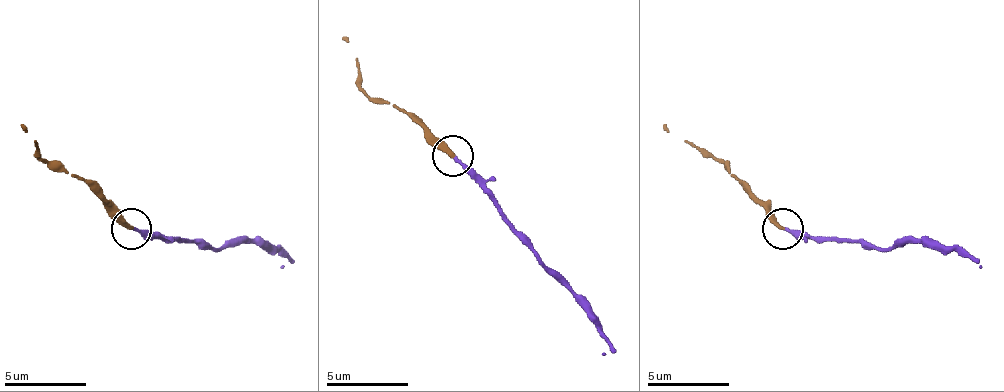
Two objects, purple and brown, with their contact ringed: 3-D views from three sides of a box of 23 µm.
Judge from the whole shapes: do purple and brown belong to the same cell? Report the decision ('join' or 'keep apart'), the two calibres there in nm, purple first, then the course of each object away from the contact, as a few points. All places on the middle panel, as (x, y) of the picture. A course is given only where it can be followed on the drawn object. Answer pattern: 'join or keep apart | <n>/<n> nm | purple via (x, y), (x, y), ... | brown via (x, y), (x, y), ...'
join | 200/300 nm | purple via (453, 155), (527, 249), (584, 310), (609, 347), (601, 355) | brown via (453, 155), (400, 110), (376, 102), (360, 85), (360, 73), (343, 36)

